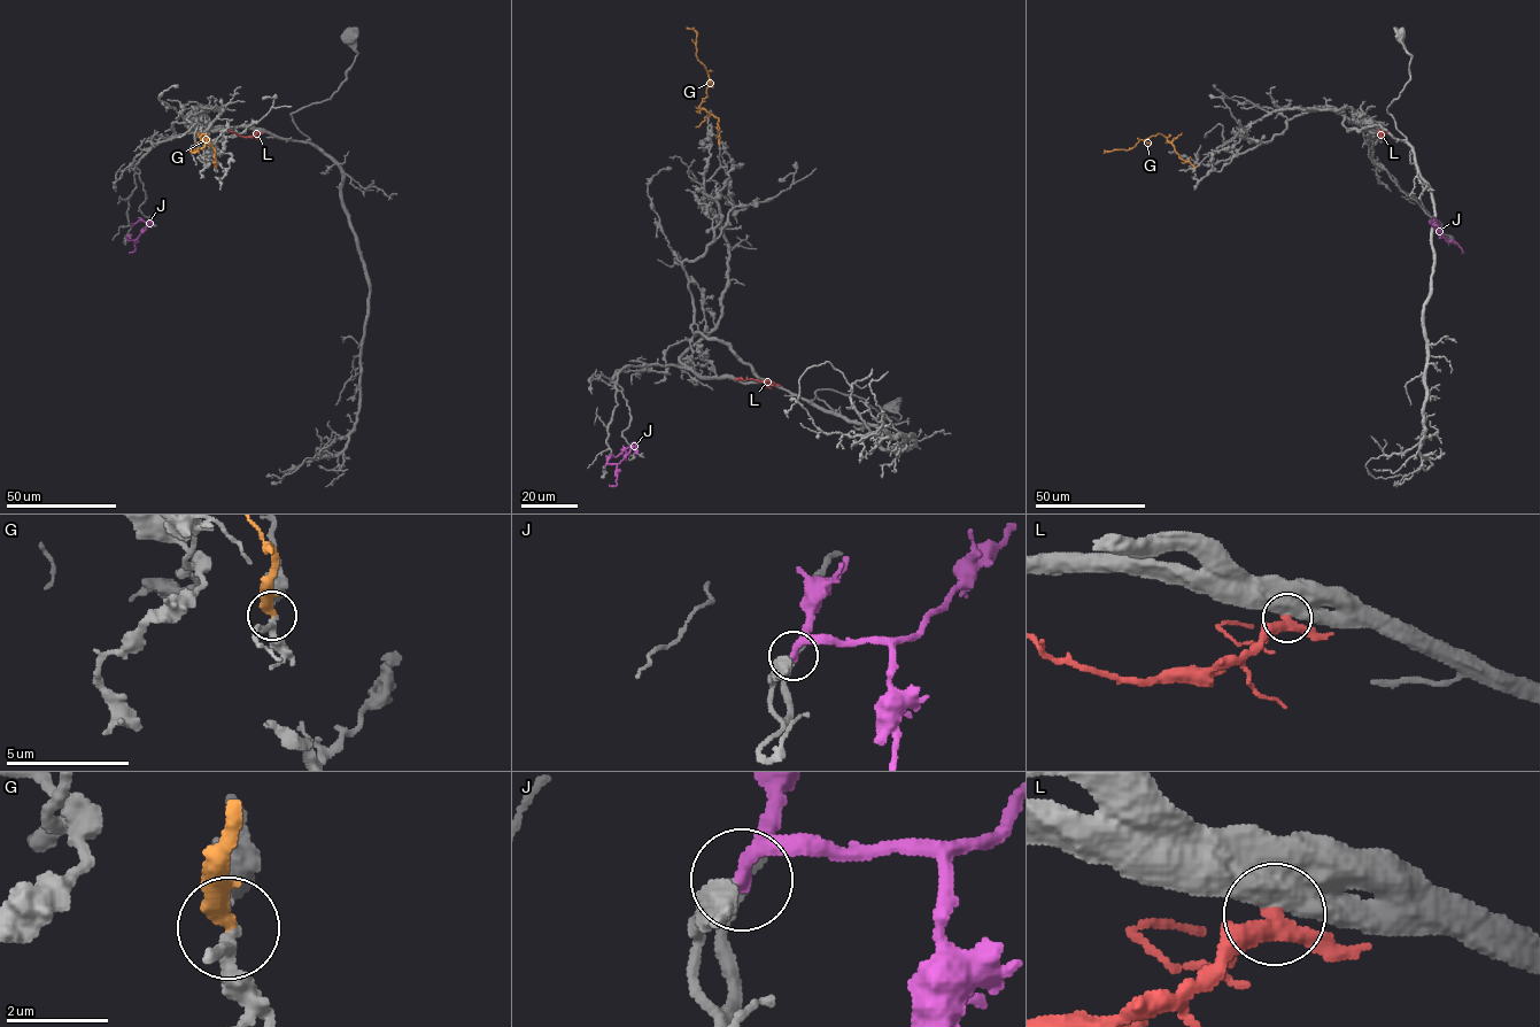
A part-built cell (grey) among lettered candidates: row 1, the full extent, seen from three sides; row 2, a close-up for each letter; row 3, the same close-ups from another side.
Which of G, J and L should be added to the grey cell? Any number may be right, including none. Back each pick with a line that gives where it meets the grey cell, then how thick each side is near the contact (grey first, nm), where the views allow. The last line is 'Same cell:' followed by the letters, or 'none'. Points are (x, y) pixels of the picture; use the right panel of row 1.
Same cell: none

